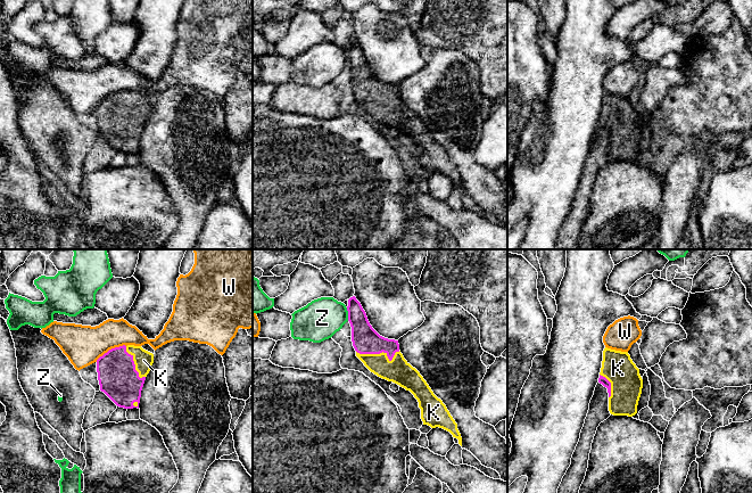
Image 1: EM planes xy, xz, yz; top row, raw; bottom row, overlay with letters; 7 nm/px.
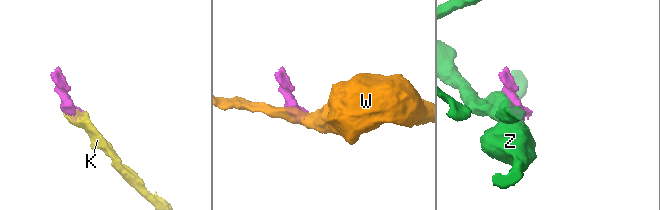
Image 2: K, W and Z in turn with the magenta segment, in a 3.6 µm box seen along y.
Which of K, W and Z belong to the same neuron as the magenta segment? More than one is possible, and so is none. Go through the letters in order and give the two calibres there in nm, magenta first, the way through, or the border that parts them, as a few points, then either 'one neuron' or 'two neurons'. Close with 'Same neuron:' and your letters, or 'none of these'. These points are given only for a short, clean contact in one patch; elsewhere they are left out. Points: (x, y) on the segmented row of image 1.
K: 190 nm thick on the magenta side, 170 nm on the other; one neuron
W: 280 nm thick on the magenta side, 280 nm on the other; border along xy (125, 345), (109, 348), (96, 361); two neurons
Z: 190 nm thick on the magenta side, 280 nm on the other; border along xz (346, 307), (348, 320); two neurons
Same neuron: K

